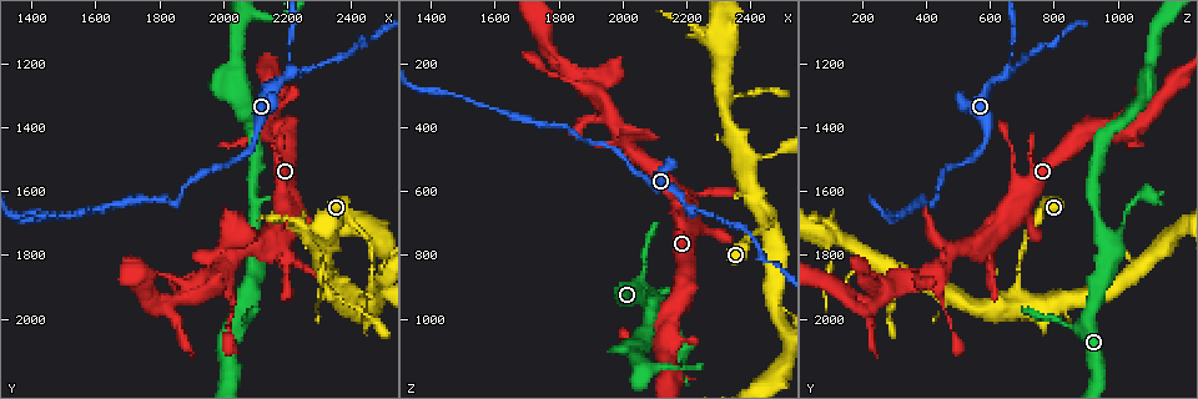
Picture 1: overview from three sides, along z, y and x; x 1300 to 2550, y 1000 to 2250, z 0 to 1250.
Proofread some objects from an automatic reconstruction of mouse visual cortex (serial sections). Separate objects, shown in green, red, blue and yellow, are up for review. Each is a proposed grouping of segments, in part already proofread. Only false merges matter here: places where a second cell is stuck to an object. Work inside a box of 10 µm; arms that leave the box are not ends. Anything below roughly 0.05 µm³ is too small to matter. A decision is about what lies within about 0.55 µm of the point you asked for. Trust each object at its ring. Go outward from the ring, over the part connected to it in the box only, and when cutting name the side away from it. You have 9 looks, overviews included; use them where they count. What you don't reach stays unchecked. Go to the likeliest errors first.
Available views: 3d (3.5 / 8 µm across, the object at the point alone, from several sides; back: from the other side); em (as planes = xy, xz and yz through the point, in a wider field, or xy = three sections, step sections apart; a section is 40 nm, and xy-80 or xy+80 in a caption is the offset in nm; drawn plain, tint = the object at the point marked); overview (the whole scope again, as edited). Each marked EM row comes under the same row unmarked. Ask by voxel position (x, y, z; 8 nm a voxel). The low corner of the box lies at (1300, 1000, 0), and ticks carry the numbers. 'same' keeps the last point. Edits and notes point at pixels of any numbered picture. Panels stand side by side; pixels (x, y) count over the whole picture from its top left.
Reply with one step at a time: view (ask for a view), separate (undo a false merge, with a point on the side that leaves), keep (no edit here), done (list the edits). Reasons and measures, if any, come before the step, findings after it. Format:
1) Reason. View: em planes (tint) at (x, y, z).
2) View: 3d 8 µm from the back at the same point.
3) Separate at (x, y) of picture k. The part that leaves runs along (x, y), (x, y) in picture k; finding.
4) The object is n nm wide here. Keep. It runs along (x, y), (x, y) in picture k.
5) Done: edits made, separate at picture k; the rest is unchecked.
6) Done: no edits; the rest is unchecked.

Three-way junction. View: 3d 3.5 µm at (2200, 1230, 660).

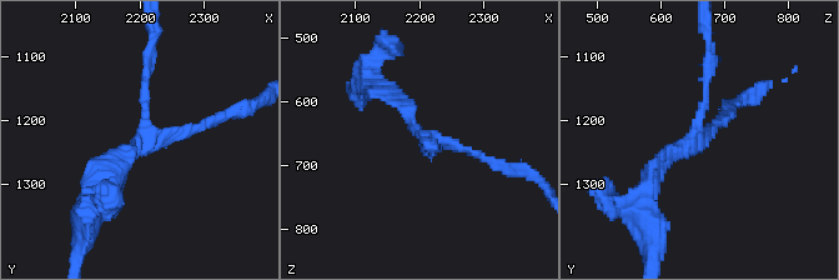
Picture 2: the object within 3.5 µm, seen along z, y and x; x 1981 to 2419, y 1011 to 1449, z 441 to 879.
3 arms meet here. Separate at (145, 81) of picture 2. The part that leaves runs along (145, 129), (145, 68), (152, 33) in picture 2; two cells meet here.

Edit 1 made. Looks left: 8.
Thin neck. View: 3d 8 µm from the back at (2240, 1820, 600).

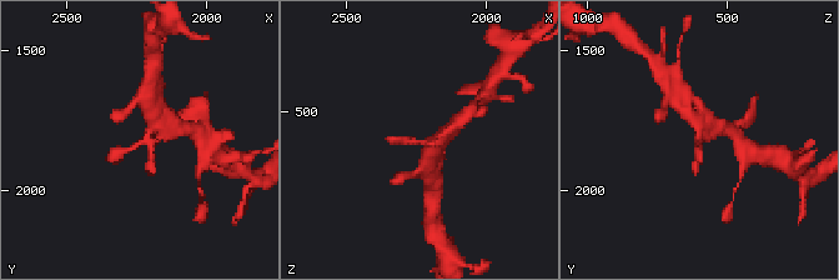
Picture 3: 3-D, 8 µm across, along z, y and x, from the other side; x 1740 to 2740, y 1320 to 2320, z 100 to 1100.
Shape alone is not enough. View: em xy step 3 (tint) at the same point.

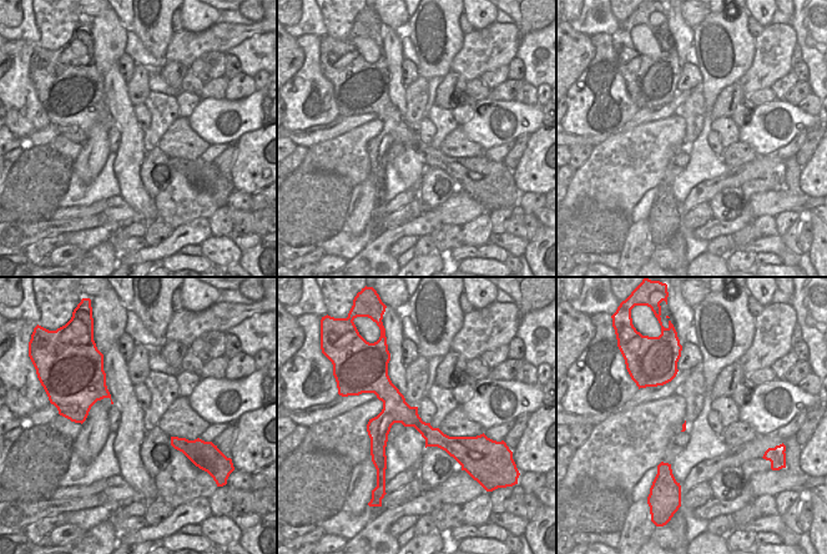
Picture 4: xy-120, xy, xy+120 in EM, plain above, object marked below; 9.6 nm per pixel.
Keep. It runs along (151, 119), (150, 134), (110, 161) in picture 3; continuous, no second cell.

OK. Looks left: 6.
Abrupt turn. View: 3d 3.5 µm at (1850, 1640, 410).

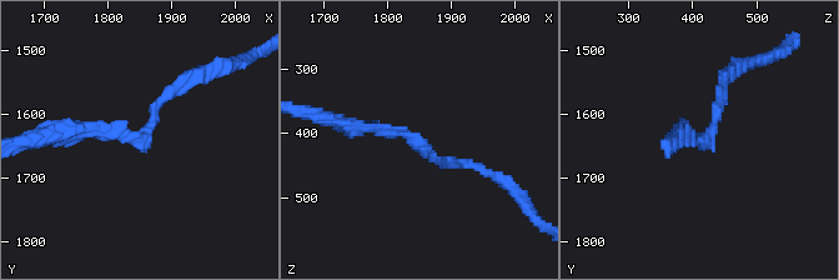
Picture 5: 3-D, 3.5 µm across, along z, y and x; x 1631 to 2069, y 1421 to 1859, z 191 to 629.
The arms are 150, 150 nm wide. View: em xy step 1 (tint) at (1845, 1635, 415).

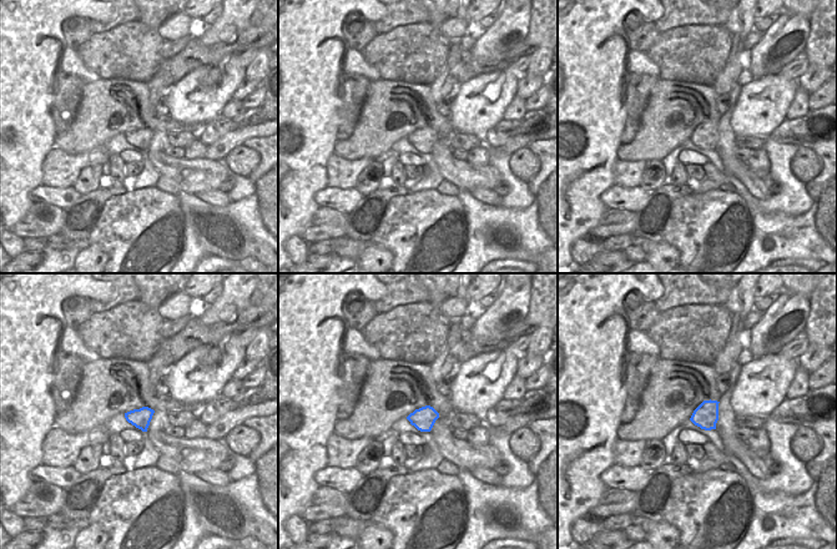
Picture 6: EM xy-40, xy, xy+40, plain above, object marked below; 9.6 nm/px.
Keep. It runs along (189, 74), (139, 139), (58, 131) in picture 5; all the same cell.

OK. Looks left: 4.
View: 3d 3.5 µm at (2030, 1910, 440).

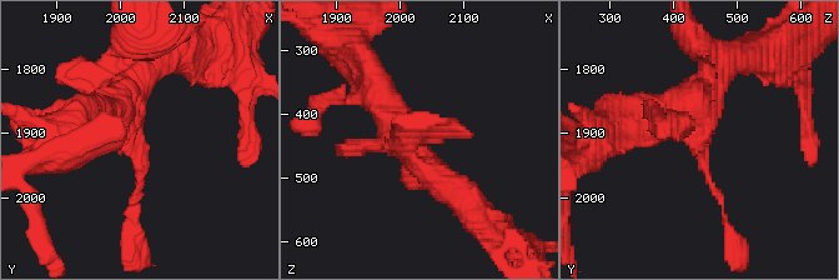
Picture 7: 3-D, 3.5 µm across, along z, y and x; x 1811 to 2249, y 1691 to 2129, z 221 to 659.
View: em xy step 2 (tint) at (2030, 1915, 450).

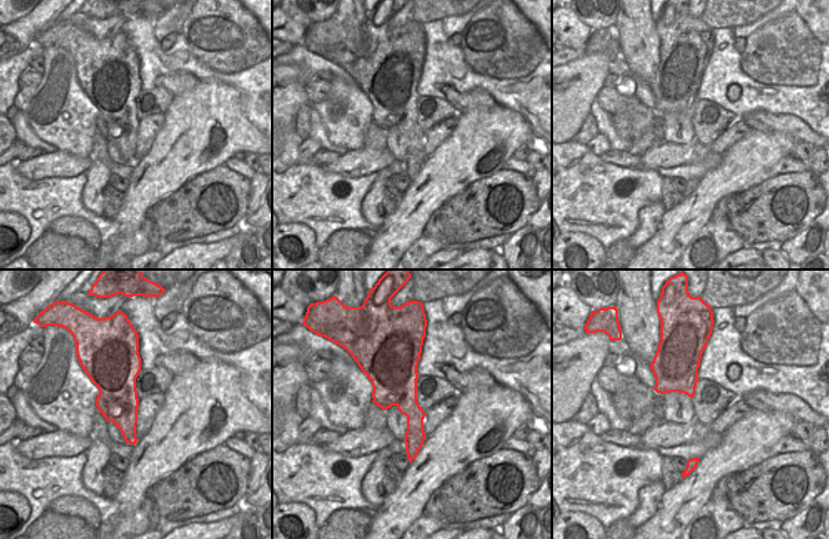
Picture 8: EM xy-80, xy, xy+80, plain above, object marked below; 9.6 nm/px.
Keep. It runs along (142, 74), (120, 100), (139, 143), (135, 224) in picture 7; one cell here.

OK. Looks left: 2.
Done: edits made, separate at picture 2; the rest is unchecked.

